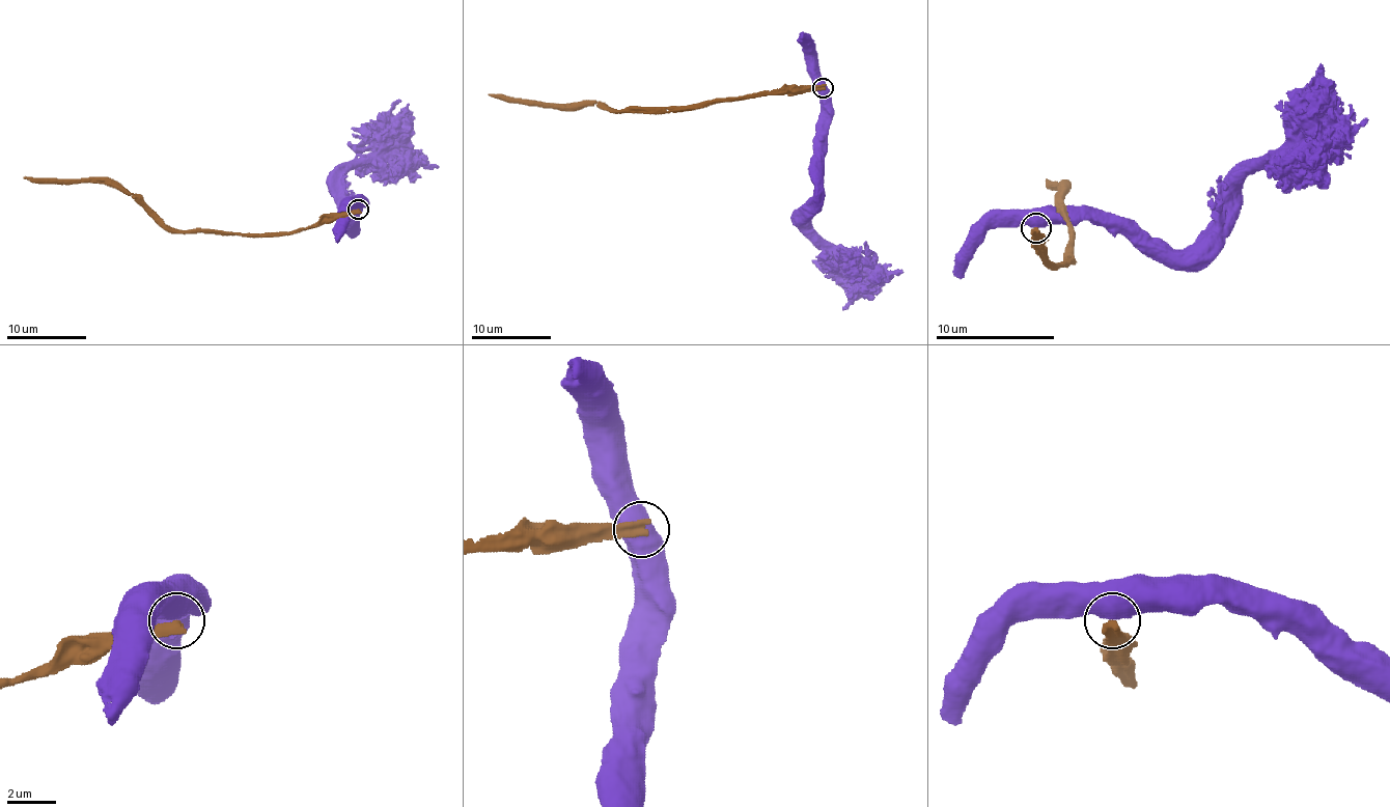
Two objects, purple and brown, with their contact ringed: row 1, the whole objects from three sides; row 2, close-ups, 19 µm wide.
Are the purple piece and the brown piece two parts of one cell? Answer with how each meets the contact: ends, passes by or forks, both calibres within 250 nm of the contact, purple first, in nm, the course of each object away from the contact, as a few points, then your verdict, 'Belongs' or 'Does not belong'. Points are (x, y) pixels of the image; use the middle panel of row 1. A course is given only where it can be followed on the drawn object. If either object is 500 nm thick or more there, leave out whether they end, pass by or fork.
Thickness 800 nm (purple) against 500 nm. Course of purple: (823, 88), (823, 161), (807, 223), (843, 254), (843, 262), (853, 273), (863, 278). Course of brown: (823, 88), (787, 88), (746, 98), (707, 100), (690, 106), (603, 110), (594, 104), (520, 104), (488, 93). Does not belong

